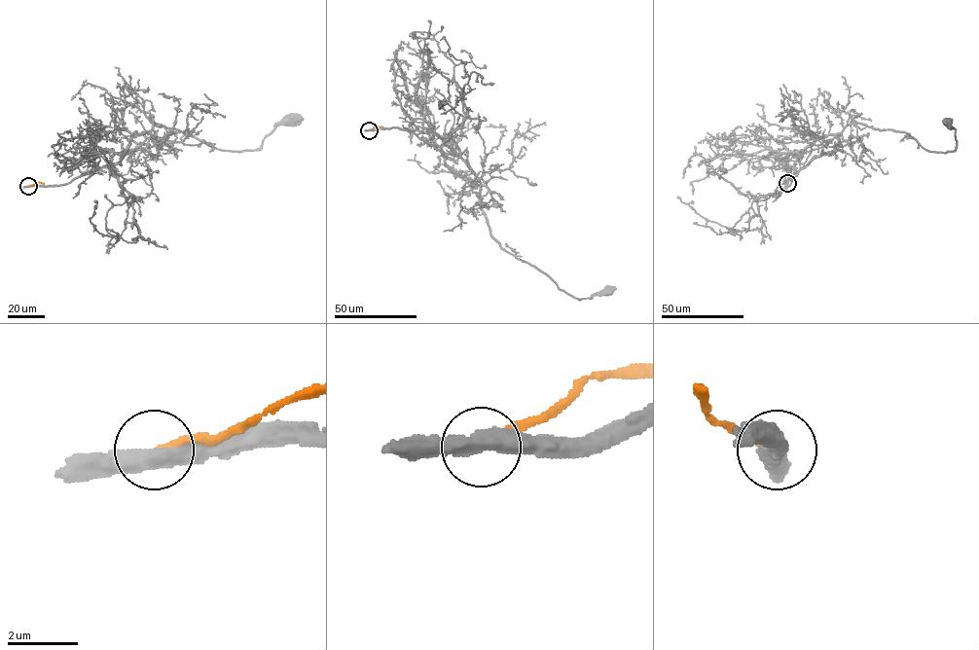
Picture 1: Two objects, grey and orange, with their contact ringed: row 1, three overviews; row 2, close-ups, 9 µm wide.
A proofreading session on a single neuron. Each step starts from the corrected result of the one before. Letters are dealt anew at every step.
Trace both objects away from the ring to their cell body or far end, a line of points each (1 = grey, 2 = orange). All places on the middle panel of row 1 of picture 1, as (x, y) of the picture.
1: (369, 130), (406, 129), (438, 149), (454, 172), (477, 179), (490, 235), (560, 289), (578, 299), (609, 291)
2: (369, 130), (382, 126)

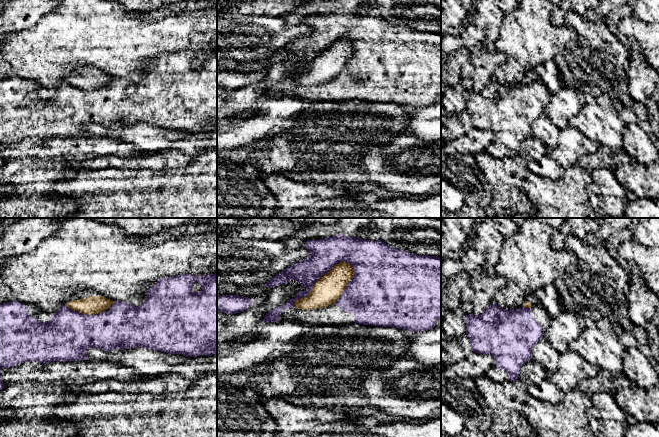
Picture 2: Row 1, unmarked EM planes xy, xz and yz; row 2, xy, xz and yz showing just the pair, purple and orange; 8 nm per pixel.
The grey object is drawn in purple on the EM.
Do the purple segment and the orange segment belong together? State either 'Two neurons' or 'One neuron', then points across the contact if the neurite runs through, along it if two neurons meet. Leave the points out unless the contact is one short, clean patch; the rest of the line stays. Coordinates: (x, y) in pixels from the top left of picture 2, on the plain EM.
Two neurons

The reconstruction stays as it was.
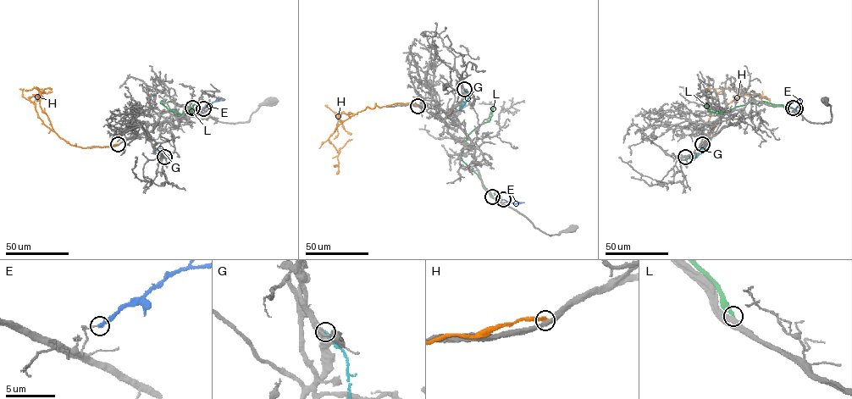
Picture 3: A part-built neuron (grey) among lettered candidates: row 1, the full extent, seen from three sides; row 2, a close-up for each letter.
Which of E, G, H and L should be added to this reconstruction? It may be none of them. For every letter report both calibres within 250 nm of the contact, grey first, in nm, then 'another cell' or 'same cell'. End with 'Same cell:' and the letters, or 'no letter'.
E: 130/240 nm | another cell
G: 480/200 nm | another cell
H: 420/280 nm | another cell
L: 320/240 nm | another cell
Same cell: no letter

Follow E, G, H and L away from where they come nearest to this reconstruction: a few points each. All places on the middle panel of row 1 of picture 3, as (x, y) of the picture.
E: (503, 199), (513, 203), (524, 202)
G: (464, 89), (467, 99), (461, 104)
H: (417, 106), (408, 102), (367, 108), (338, 125), (329, 138), (339, 152), (336, 174)
L: (492, 196), (460, 155), (467, 136), (488, 122), (495, 106)

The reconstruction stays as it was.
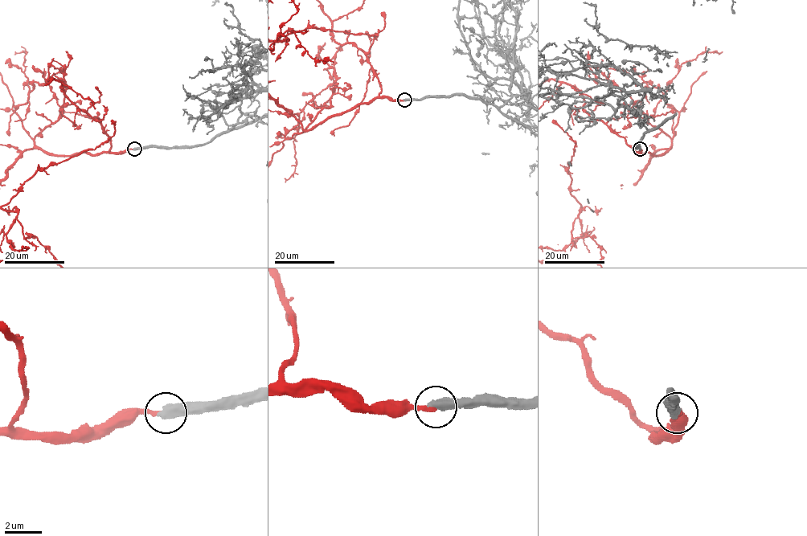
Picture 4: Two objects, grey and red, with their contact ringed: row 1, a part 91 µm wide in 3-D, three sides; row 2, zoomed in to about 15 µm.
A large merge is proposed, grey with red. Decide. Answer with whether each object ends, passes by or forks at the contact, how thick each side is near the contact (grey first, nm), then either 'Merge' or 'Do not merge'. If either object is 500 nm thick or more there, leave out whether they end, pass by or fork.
Thickness 600 nm (grey) against 280 nm. Merge

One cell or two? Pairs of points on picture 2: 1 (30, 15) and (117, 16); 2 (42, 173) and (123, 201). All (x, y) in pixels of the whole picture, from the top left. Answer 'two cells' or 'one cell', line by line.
1: two cells
2: two cells

